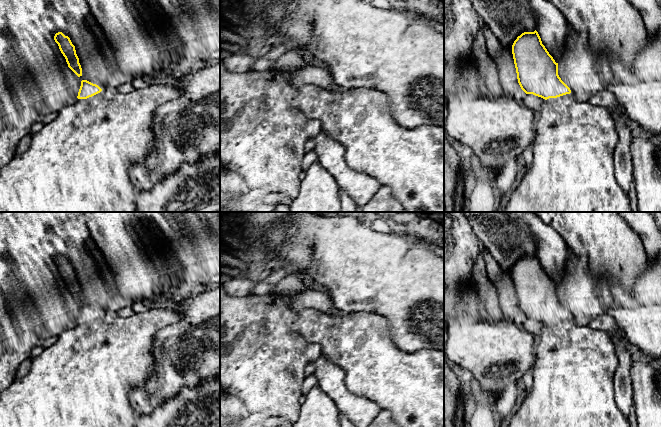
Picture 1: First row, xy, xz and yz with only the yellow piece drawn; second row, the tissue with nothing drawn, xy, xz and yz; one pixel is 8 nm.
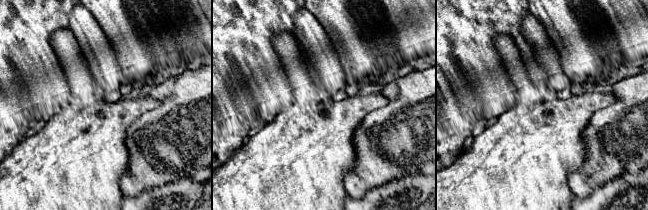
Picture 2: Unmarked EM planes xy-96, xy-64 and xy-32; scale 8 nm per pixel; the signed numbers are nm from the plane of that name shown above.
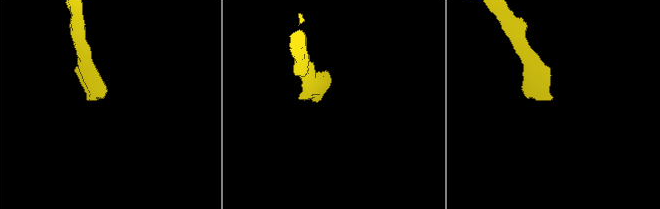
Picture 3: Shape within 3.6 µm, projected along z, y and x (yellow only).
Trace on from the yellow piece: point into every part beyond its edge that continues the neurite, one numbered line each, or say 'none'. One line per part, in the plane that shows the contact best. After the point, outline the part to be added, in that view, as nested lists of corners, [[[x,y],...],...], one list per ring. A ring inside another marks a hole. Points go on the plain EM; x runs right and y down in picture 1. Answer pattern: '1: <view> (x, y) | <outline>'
1: yz (573, 377) | [[[573,317],[557,322],[549,322],[544,325],[537,338],[535,352],[536,360],[533,368],[533,384],[529,392],[524,391],[520,407],[508,427],[630,427],[628,416],[620,411],[615,401],[614,377],[619,365],[619,359],[610,333],[590,327],[578,326]]]

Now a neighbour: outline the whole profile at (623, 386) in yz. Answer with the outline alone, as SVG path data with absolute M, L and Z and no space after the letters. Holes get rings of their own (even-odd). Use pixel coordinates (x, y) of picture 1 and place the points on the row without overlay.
M615 331L610 333L615 345L619 365L614 377L615 401L620 411L628 416L633 406L633 383L631 379L632 354L622 337Z

